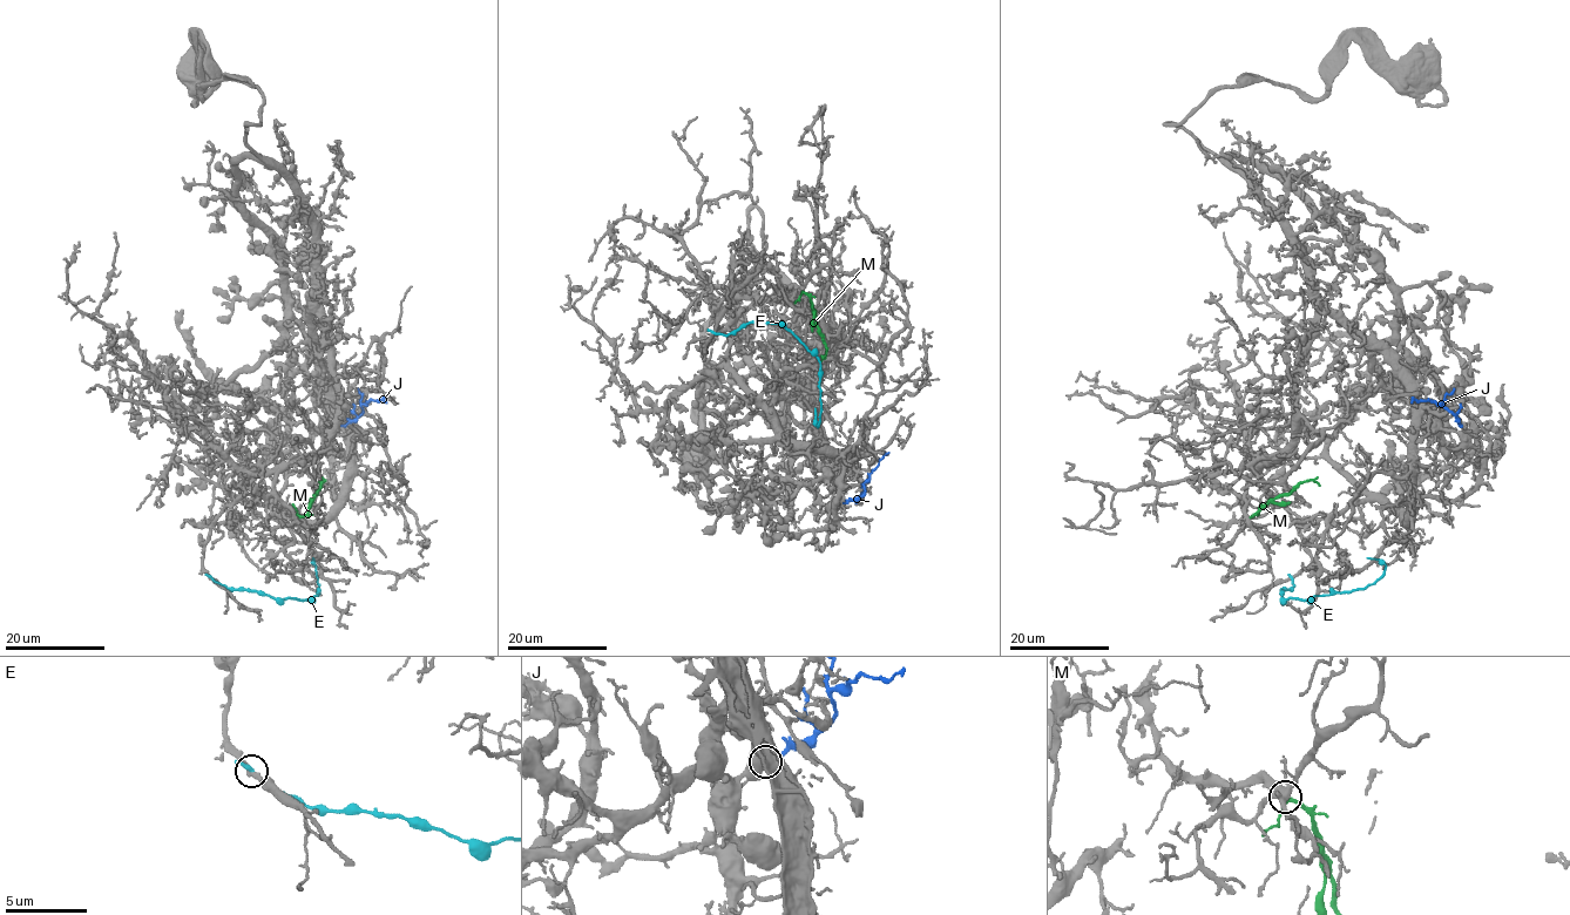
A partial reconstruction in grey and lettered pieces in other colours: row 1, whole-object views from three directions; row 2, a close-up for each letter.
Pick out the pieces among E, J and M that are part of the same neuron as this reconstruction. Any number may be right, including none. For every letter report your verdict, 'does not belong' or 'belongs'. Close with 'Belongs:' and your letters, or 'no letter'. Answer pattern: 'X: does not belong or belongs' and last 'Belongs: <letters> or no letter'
E: does not belong
J: does not belong
M: belongs
Belongs: M

